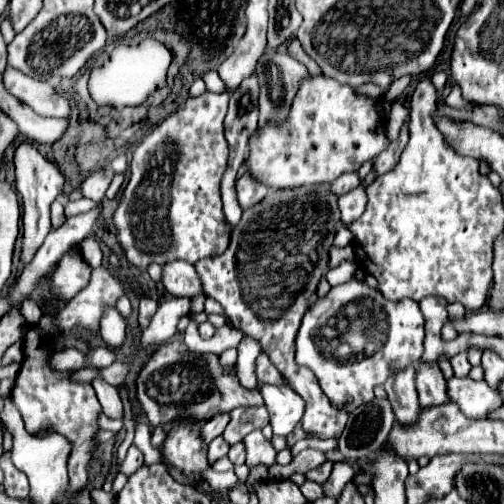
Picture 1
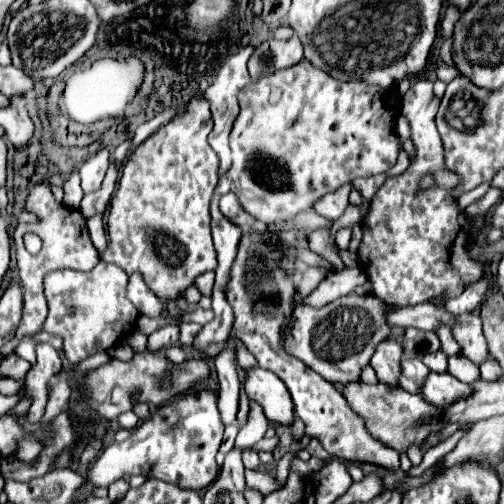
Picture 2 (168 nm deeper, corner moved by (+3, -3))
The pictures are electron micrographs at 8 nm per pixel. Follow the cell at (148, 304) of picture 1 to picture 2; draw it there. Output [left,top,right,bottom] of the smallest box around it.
[128,274,162,316]

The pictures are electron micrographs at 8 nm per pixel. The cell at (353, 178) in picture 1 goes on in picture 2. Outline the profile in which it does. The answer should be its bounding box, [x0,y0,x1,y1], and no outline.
[314,184,352,220]

